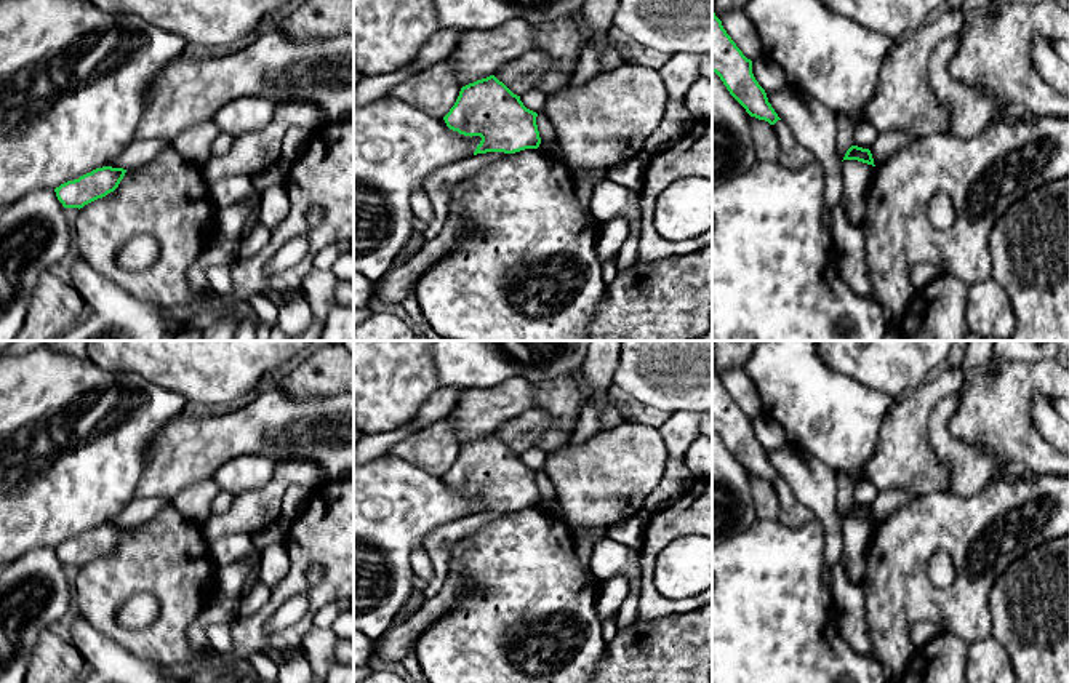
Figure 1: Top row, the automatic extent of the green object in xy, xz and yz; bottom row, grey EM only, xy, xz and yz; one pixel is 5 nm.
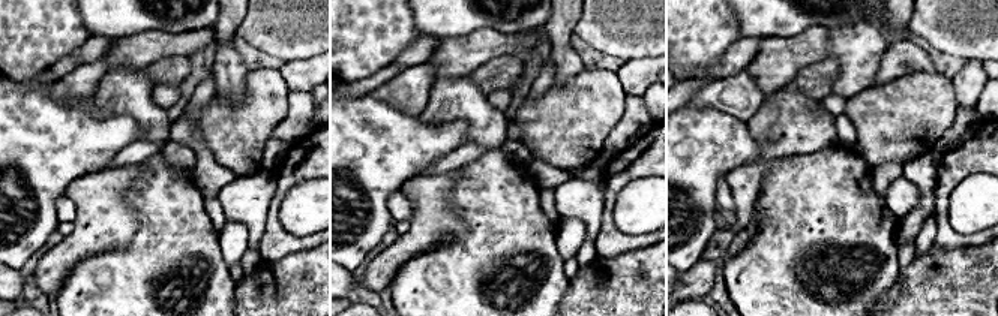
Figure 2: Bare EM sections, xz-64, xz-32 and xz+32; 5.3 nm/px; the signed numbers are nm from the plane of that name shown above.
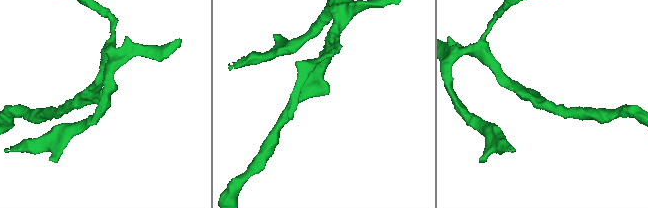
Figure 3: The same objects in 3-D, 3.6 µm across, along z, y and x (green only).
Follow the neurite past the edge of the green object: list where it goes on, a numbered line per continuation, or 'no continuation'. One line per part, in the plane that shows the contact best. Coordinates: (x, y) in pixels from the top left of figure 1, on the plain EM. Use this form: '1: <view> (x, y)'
no continuation

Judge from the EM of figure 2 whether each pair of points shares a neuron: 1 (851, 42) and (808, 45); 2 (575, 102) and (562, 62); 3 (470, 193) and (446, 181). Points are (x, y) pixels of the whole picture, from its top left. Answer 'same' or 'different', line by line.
1: different
2: different
3: different

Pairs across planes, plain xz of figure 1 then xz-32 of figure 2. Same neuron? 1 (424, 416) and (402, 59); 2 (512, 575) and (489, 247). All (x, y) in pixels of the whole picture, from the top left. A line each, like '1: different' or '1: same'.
1: same
2: same

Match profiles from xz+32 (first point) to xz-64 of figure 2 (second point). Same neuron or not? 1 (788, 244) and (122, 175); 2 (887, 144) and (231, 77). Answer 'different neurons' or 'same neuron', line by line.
1: different neurons
2: different neurons

